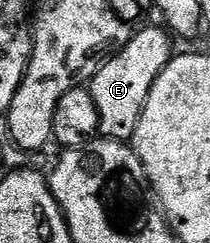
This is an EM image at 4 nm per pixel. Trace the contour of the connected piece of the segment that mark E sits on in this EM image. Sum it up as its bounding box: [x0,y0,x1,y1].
[90,28,174,142]

